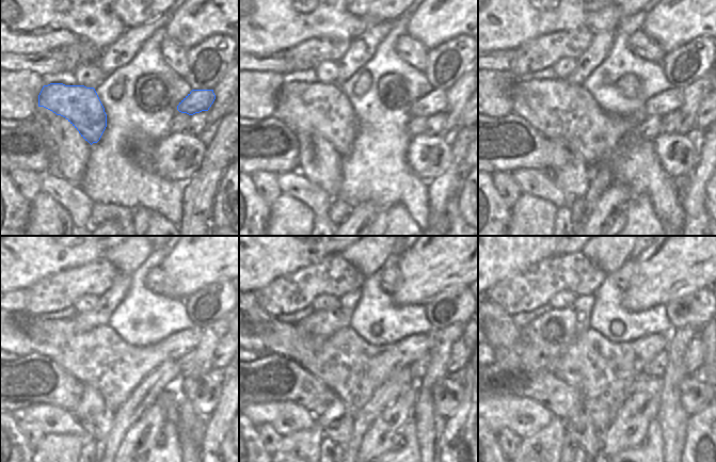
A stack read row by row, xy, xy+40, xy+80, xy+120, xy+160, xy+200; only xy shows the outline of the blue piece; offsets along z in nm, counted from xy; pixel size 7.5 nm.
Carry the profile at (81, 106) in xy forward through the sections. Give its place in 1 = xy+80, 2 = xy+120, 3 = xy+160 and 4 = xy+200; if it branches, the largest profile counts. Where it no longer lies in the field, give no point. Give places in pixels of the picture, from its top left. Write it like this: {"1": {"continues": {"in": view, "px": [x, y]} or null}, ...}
{"1": {"continues": {"in": "xy+80", "px": [561, 111]}}, "2": {"continues": {"in": "xy+120", "px": [100, 359]}}, "3": {"continues": {"in": "xy+160", "px": [352, 368]}}, "4": {"continues": {"in": "xy+200", "px": [601, 370]}}}

